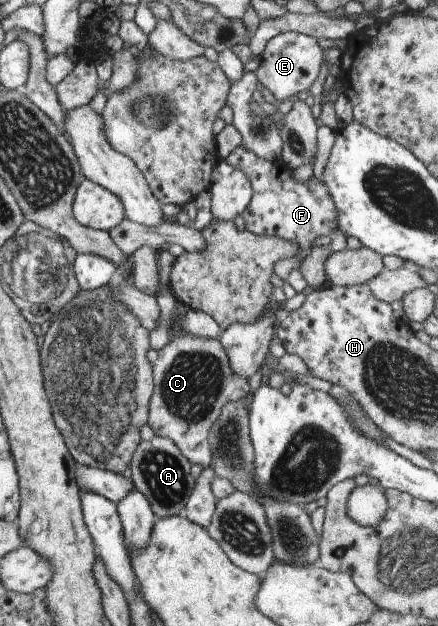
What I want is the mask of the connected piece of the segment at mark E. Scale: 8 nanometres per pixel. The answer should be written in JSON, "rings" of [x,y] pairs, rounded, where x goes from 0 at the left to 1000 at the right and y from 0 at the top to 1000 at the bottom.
{"rings":[[[651,51],[632,54],[610,64],[600,81],[594,85],[591,105],[580,113],[582,126],[600,141],[607,141],[637,166],[651,158],[664,158],[685,145],[696,145],[719,128],[728,115],[735,78],[721,69],[721,62],[710,58]]]}

